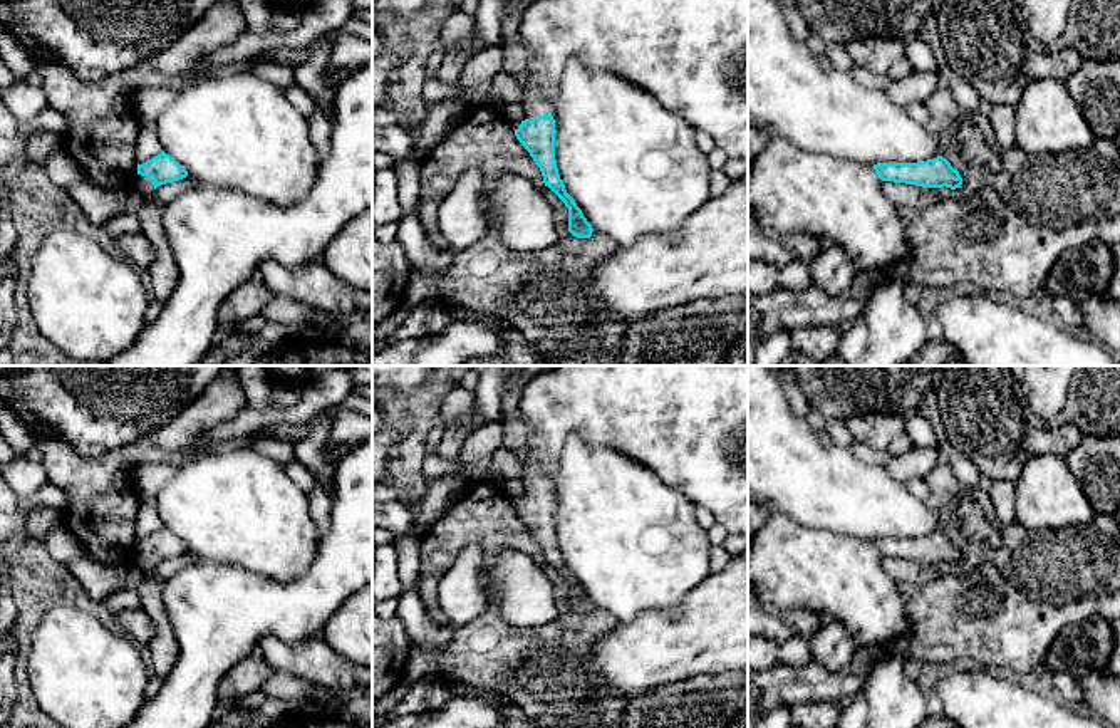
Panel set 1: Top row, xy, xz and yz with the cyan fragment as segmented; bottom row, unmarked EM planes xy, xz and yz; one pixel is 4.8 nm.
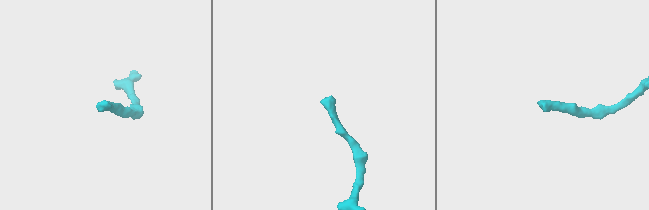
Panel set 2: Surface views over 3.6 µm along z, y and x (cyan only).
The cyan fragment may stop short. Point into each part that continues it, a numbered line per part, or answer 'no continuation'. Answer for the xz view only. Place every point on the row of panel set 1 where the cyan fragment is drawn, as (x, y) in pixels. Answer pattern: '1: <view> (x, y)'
1: xz (515, 54)

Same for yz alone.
no continuation

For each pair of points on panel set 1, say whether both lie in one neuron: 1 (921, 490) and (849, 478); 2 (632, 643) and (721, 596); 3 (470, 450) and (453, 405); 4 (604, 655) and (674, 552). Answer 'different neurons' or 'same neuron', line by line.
1: different neurons
2: same neuron
3: different neurons
4: different neurons

